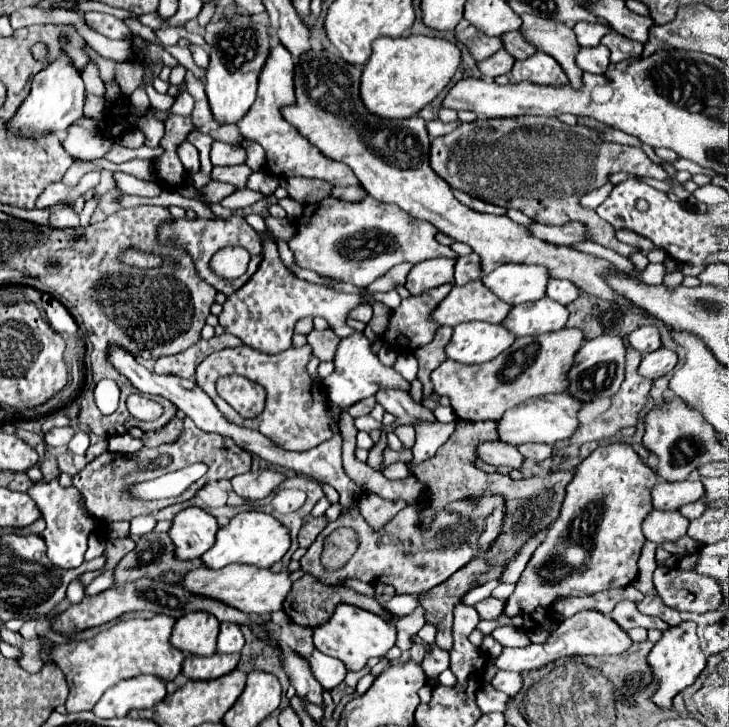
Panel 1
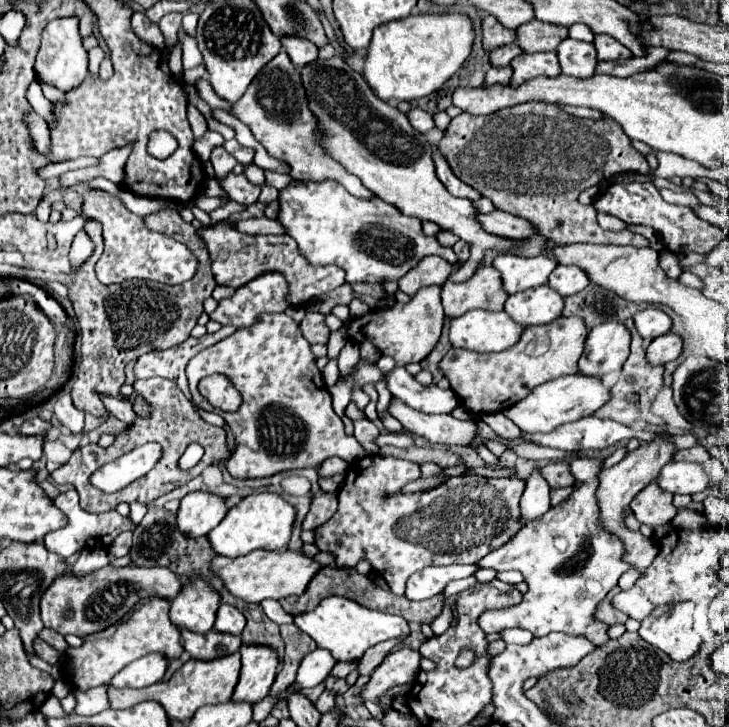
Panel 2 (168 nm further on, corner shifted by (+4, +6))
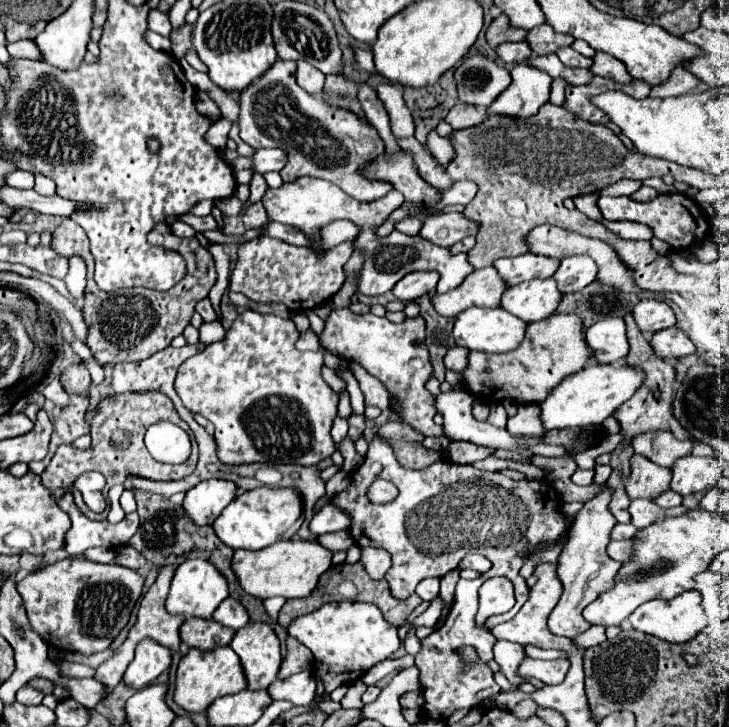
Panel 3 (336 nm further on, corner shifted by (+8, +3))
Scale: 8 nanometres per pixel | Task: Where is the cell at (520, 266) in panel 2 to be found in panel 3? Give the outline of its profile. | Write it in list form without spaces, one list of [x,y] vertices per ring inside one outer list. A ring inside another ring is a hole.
[[[524,253],[518,257],[494,261],[494,267],[500,273],[500,277],[506,281],[506,285],[518,285],[532,279],[548,279],[556,273],[558,265],[560,265],[558,259],[534,253]]]

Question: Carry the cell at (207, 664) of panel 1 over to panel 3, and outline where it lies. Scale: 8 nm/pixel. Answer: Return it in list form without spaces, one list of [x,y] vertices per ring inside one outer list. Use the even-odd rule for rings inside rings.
[[[190,617],[180,627],[180,637],[188,647],[200,651],[214,651],[218,647],[230,645],[234,637],[234,629],[228,629],[212,619]]]

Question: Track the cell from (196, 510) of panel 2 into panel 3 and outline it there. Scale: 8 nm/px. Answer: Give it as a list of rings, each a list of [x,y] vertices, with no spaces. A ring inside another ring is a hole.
[[[208,479],[186,493],[182,507],[194,525],[212,525],[224,507],[234,499],[234,491],[236,485],[230,481]]]

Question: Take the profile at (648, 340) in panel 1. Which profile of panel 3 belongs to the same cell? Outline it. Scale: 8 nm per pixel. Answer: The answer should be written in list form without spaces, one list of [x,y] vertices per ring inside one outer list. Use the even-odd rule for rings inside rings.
[[[642,299],[632,309],[632,315],[634,315],[638,329],[646,335],[668,329],[676,323],[676,317],[674,317],[670,305],[664,301],[656,301],[656,299]]]

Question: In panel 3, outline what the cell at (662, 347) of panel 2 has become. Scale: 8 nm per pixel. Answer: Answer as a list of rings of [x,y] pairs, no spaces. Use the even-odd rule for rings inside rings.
[[[670,327],[654,333],[650,337],[650,347],[654,349],[654,355],[662,357],[664,361],[676,361],[684,355],[694,353],[692,341],[678,327]]]

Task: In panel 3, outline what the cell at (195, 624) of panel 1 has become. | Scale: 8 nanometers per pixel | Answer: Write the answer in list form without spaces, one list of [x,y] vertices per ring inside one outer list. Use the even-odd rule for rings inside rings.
[[[188,559],[182,565],[178,565],[174,571],[170,601],[166,601],[166,611],[170,615],[212,619],[212,613],[226,597],[228,597],[228,585],[226,585],[226,579],[216,571],[216,567],[204,559]]]

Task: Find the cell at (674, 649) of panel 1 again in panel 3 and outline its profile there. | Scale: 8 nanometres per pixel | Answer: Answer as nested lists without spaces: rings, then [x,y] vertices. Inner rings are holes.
[[[686,591],[672,601],[664,599],[652,599],[640,605],[632,615],[630,615],[630,625],[642,633],[650,633],[652,637],[660,637],[662,641],[670,641],[672,645],[676,643],[686,643],[694,639],[706,625],[704,611],[700,607],[700,593],[698,591]]]

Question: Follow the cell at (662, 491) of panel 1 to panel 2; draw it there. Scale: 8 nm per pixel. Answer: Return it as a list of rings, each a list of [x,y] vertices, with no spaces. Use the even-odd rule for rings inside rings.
[[[668,462],[658,474],[658,484],[672,494],[696,494],[708,488],[710,478],[698,462]]]

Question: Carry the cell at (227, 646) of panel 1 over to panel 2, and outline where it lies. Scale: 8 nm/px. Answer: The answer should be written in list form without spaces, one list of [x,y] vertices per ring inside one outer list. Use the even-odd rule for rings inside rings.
[[[222,604],[218,608],[216,624],[214,624],[214,628],[218,632],[228,632],[228,634],[236,634],[238,636],[238,634],[242,634],[244,626],[246,626],[246,618],[238,608],[234,608],[230,604]]]

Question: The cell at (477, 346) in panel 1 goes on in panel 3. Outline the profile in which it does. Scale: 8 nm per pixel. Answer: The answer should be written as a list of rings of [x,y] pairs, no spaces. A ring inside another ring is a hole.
[[[470,307],[470,309],[462,311],[454,323],[456,345],[466,347],[466,349],[486,351],[486,353],[508,353],[508,351],[516,349],[520,345],[520,341],[524,339],[524,331],[526,331],[526,323],[502,307],[494,307],[494,309]]]

